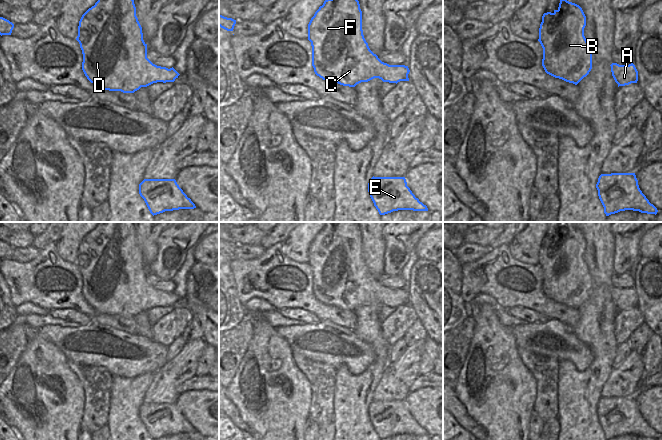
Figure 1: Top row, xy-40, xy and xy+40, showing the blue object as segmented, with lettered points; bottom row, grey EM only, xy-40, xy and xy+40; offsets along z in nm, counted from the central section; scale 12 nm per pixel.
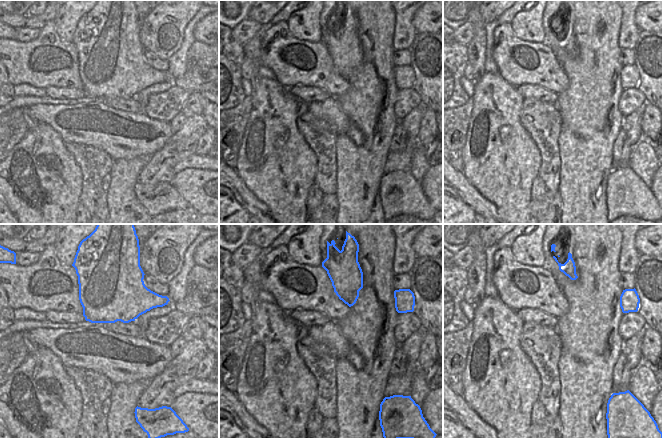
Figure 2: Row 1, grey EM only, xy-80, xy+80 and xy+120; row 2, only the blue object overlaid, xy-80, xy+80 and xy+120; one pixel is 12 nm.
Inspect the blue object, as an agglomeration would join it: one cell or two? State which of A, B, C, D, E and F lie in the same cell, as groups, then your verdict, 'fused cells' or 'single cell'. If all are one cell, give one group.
A B C D E F; single cell

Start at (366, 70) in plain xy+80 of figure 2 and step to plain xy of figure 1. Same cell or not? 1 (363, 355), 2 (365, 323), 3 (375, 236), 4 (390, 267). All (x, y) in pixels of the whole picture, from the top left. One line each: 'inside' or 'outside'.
1: outside
2: inside
3: inside
4: outside

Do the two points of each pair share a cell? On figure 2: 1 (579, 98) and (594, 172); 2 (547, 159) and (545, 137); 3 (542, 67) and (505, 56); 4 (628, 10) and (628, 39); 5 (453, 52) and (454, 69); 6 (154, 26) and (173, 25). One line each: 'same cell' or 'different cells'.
1: same cell
2: same cell
3: same cell
4: same cell
5: same cell
6: same cell

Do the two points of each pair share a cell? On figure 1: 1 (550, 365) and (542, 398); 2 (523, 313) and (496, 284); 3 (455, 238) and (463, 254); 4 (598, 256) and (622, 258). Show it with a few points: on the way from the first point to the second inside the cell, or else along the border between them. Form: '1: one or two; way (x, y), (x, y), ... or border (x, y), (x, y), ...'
1: one; way (546, 373), (546, 390)
2: two; border (507, 308), (526, 307), (540, 313)
3: two; border (464, 243), (453, 250)
4: two; border (612, 234), (614, 240), (614, 273)

